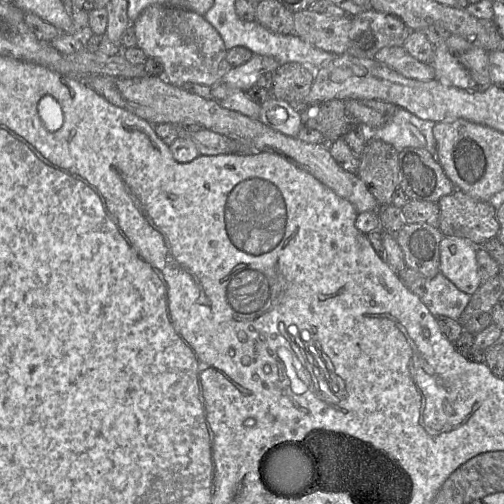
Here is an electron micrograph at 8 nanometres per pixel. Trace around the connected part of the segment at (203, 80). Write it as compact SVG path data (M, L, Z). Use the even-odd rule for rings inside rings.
M151 5L131 23L137 47L149 58L156 58L163 65L165 80L178 87L187 83L213 86L232 69L226 60L227 49L216 29L200 14L183 8Z

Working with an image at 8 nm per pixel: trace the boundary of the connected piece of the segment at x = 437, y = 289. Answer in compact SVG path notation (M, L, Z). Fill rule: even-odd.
M439 272L427 279L426 291L420 299L435 317L447 316L459 320L470 298Z

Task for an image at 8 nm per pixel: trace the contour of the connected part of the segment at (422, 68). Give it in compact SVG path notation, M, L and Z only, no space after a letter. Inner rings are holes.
M403 46L383 47L375 54L374 59L409 79L418 81L435 79L433 67L412 57Z

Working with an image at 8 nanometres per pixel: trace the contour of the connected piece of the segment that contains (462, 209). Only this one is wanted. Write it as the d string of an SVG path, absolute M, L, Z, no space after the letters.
M456 189L441 197L438 206L438 227L445 237L464 238L476 247L497 238L500 224L493 203L476 200Z

